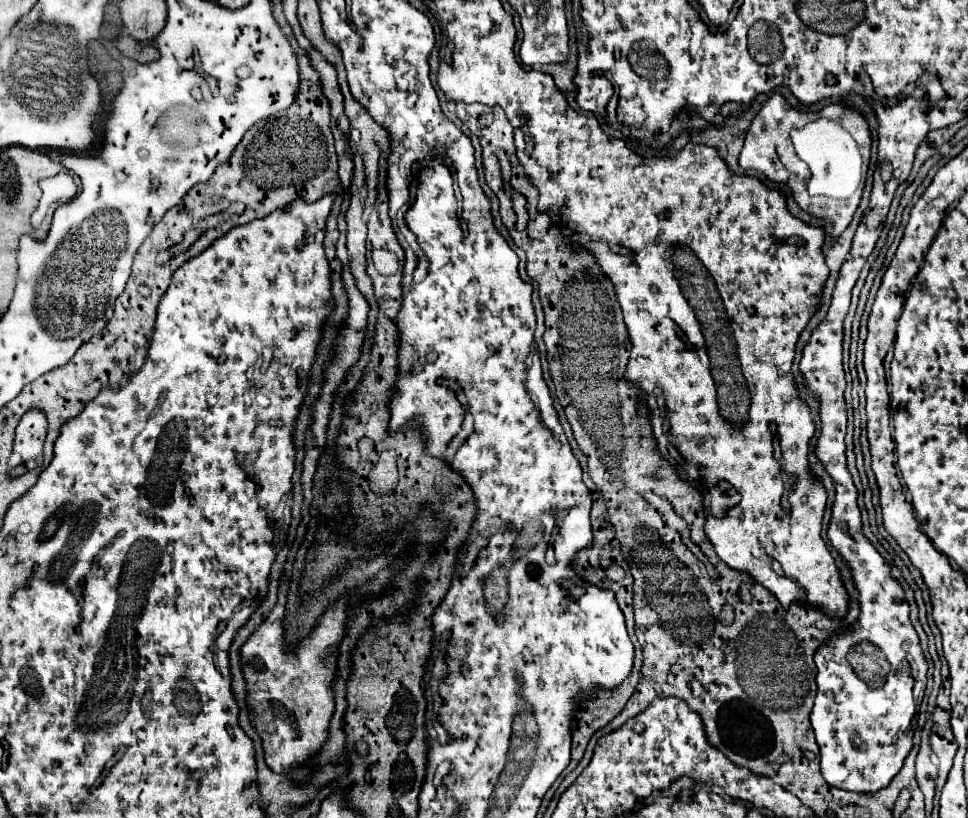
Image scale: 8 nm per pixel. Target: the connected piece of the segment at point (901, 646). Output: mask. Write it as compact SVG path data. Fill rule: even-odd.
M819 401L819 417L825 417L825 433L819 435L815 445L815 457L823 463L825 471L831 475L837 495L833 503L833 517L829 525L829 539L833 549L849 565L855 589L859 593L859 603L863 613L851 625L847 633L837 633L833 641L827 641L815 653L817 665L817 695L811 709L811 725L817 735L817 745L821 749L821 773L825 781L833 787L857 793L875 793L891 783L891 779L903 767L903 759L913 747L913 727L917 719L917 709L925 689L927 663L919 647L917 633L909 621L909 605L905 601L901 585L891 577L889 565L875 551L862 533L861 510L857 507L857 489L847 471L845 463L845 401Z

